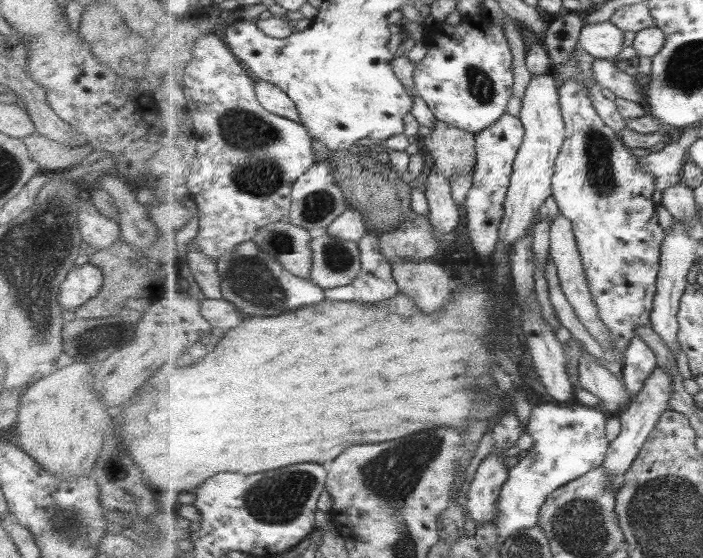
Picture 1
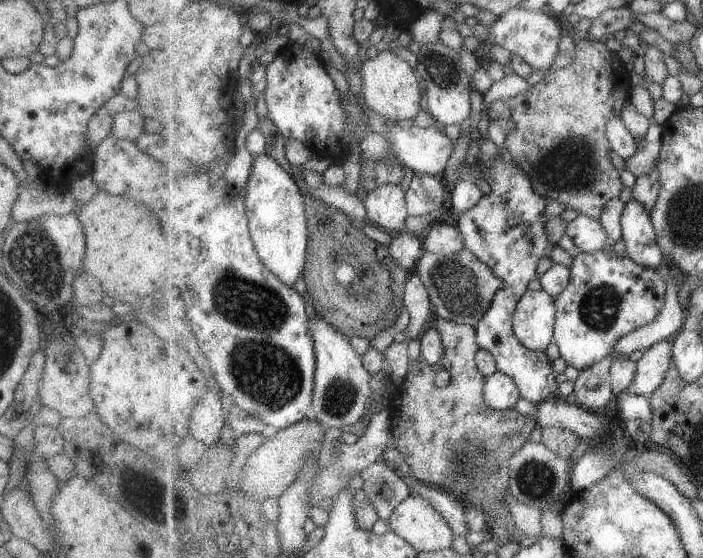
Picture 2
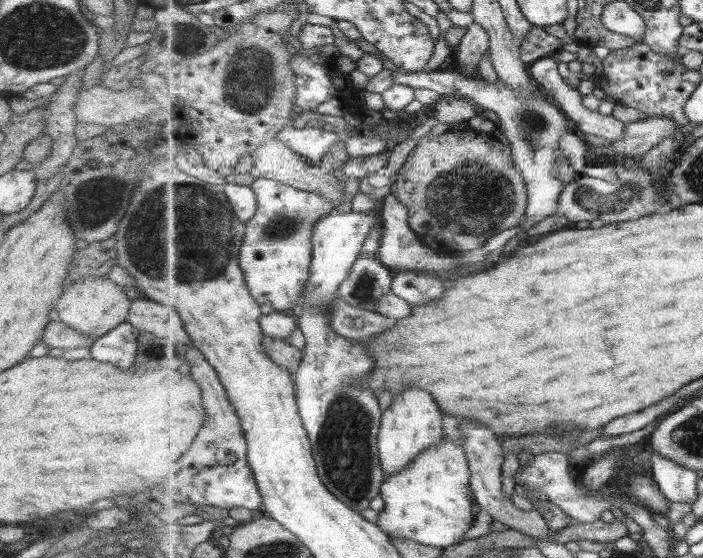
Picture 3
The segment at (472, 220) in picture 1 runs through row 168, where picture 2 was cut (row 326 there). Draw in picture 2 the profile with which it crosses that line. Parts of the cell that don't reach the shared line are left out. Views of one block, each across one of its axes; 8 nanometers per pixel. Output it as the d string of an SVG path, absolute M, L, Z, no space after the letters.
M506 158L497 159L492 168L485 168L478 163L477 166L492 191L475 208L461 214L458 228L465 238L466 248L487 262L504 283L491 309L475 327L477 344L495 358L498 371L515 380L522 398L538 404L557 394L557 374L545 351L530 350L519 341L514 329L514 315L521 298L528 292L529 284L539 278L539 260L545 256L551 258L553 252L553 244L549 242L545 230L551 219L545 214L549 202L535 192L529 176L512 160L508 163Z

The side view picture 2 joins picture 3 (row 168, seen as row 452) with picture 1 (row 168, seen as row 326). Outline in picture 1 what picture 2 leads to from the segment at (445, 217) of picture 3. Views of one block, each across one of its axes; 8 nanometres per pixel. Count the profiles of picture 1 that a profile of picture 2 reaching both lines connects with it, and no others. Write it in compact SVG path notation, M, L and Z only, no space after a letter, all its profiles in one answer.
M438 121L431 134L420 143L430 153L435 170L451 181L476 167L475 133Z

